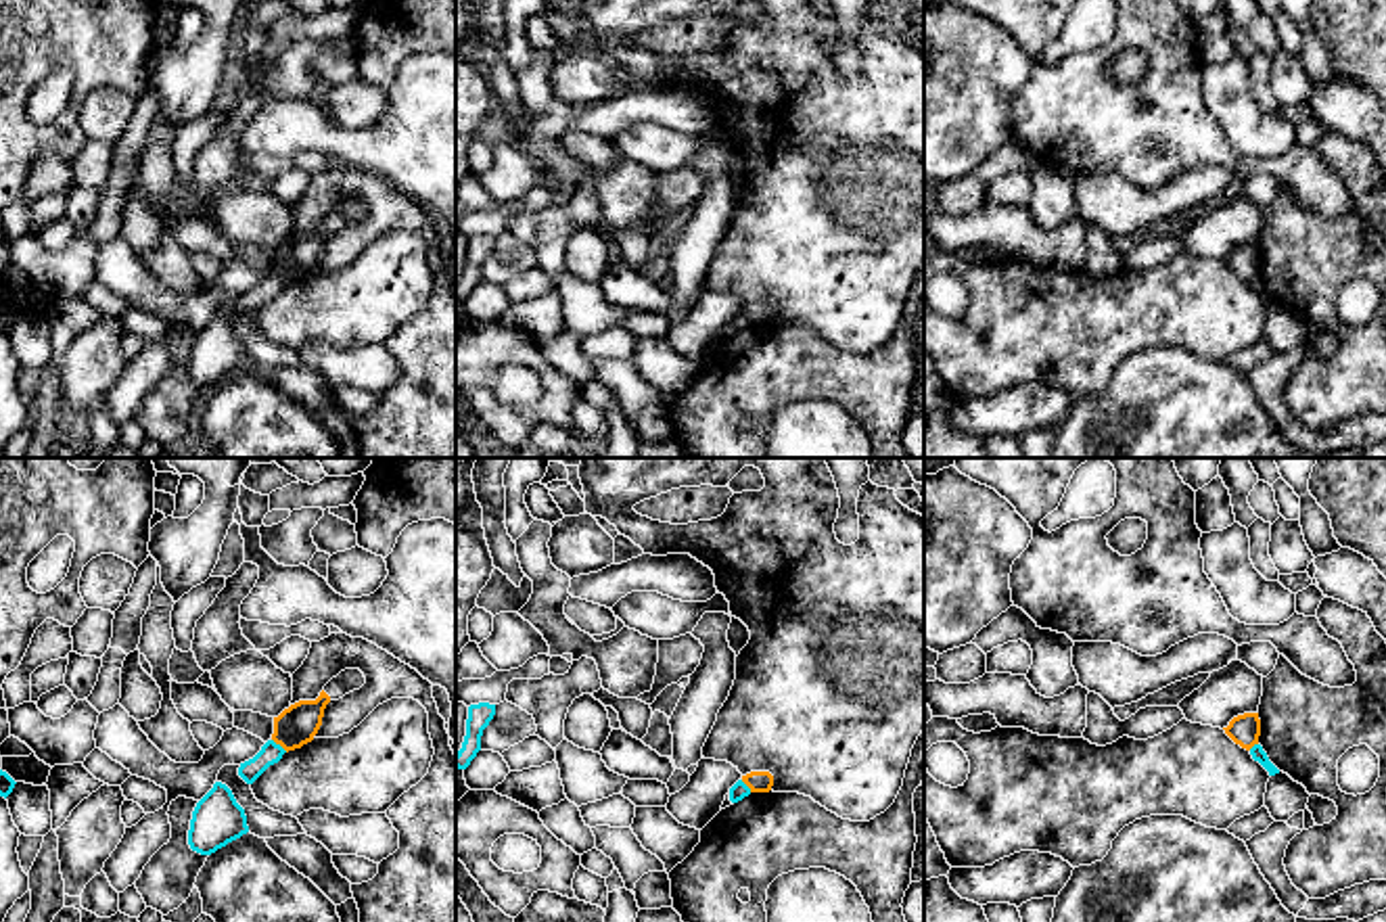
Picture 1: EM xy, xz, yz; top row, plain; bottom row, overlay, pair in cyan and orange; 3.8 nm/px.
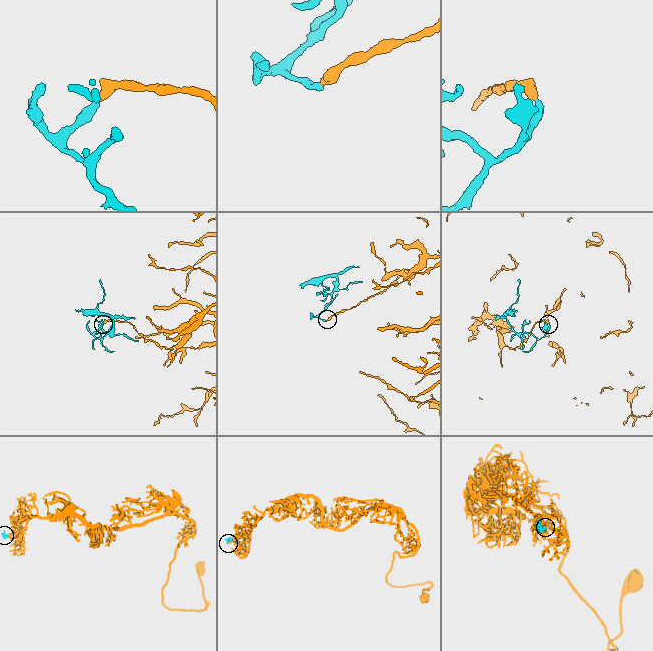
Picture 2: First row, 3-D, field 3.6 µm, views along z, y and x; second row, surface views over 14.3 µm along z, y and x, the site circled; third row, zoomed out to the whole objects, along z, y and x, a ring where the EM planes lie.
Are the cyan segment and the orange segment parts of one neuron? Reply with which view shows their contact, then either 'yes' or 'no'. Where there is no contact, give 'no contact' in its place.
meets cyan in xy; no

